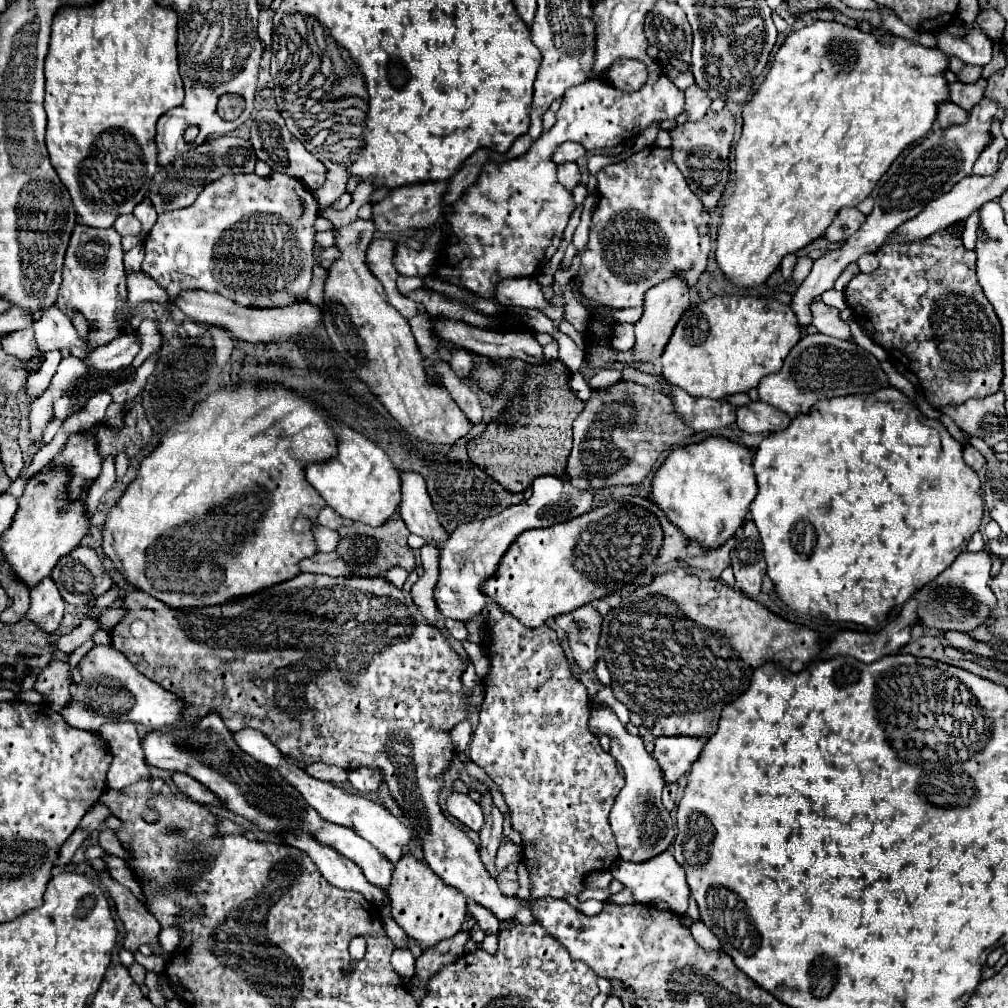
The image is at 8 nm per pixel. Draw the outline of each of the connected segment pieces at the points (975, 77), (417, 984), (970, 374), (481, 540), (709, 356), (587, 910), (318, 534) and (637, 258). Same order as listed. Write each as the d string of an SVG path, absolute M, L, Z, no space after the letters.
M964 66L960 72L958 72L958 78L966 84L972 84L972 82L978 82L982 78L982 68L980 66Z
M460 931L450 940L443 940L438 943L438 946L426 948L424 954L416 960L416 974L410 980L410 994L416 998L416 1002L422 1002L428 996L428 982L430 978L442 970L444 966L454 963L458 956L464 954L464 945L469 938L469 933Z
M954 226L944 228L944 232L936 232L930 238L918 240L918 242L898 242L898 240L890 240L888 244L884 244L878 252L876 258L880 262L880 266L872 272L872 274L856 274L850 284L846 286L846 302L848 308L852 310L852 318L864 328L864 332L876 342L880 344L892 358L896 358L898 362L902 362L904 366L908 366L920 380L920 384L924 386L924 394L930 406L934 408L944 408L944 406L960 406L970 398L984 398L990 396L994 392L1000 390L1002 384L1002 324L992 308L992 304L986 300L976 272L974 272L974 264L976 264L976 252L964 248L962 244L962 236L954 236Z
M540 476L534 480L532 490L534 494L530 496L530 500L504 508L498 516L460 524L448 534L446 544L442 544L440 548L440 578L438 588L434 588L434 600L438 596L436 606L440 608L442 616L466 622L474 618L482 608L486 608L488 602L492 602L490 596L484 596L482 584L490 576L494 576L502 556L522 532L532 528L548 528L552 524L572 520L590 510L592 492L576 490L570 486L570 482L562 478Z
M714 296L688 308L678 320L666 352L662 352L662 374L690 396L720 400L726 394L748 392L758 386L760 378L778 372L800 338L798 318L778 300Z
M566 896L566 902L588 916L597 915L603 908L603 903L595 899L580 902L576 898L572 898L572 896Z
M316 526L314 528L314 540L316 540L316 548L322 552L334 552L340 536L336 530L330 530L326 526Z
M646 146L644 150L632 154L622 162L614 162L602 168L598 174L598 192L600 192L600 206L592 216L590 228L590 242L588 248L582 252L582 264L576 274L576 284L580 292L590 302L600 302L610 308L630 308L642 306L644 292L672 272L682 270L688 272L688 284L694 286L698 276L706 268L708 254L712 250L710 240L710 214L704 212L702 202L698 196L688 188L682 172L674 164L668 148Z

